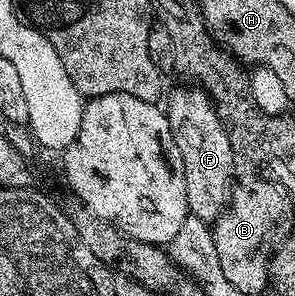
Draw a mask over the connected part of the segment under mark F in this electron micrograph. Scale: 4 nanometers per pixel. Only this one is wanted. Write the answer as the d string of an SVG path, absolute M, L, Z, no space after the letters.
M194 91L172 92L170 107L165 108L165 113L176 141L176 149L180 149L180 157L184 161L186 210L193 218L210 225L222 216L230 202L230 178L236 170L236 162L228 133L218 119L213 99L206 93L199 94Z

